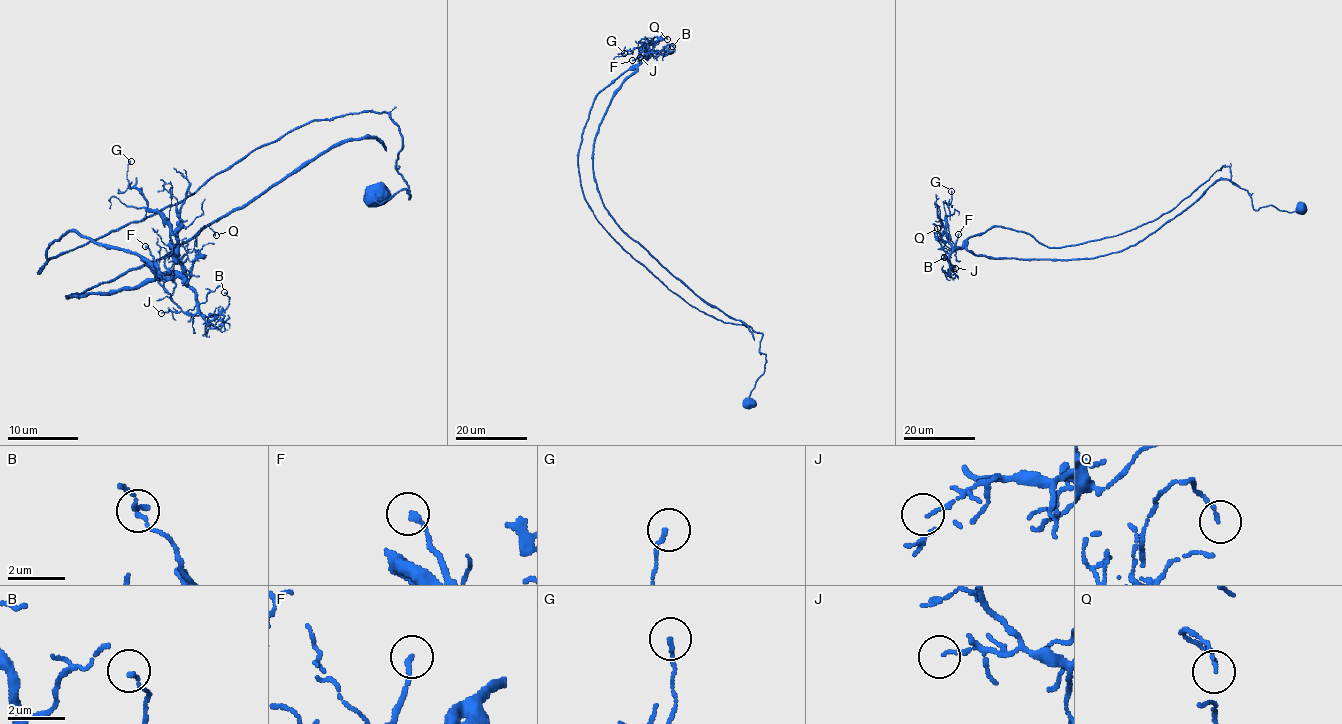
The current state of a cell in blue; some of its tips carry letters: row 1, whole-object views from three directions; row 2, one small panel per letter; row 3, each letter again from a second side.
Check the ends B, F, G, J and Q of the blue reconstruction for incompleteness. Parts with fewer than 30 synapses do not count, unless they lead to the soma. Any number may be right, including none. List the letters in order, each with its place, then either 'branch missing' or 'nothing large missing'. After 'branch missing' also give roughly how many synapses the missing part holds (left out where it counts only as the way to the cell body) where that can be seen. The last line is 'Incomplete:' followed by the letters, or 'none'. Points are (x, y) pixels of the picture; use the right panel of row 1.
B: place (944, 257); nothing large missing
F: place (958, 234); nothing large missing
G: place (951, 191); nothing large missing
J: place (955, 268); nothing large missing
Q: place (937, 228); nothing large missing
Incomplete: none

